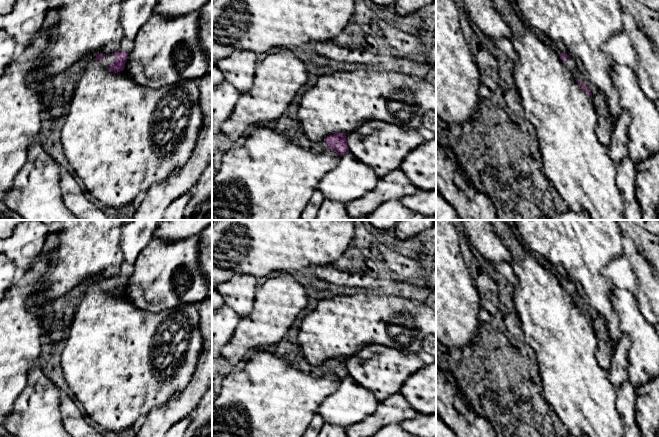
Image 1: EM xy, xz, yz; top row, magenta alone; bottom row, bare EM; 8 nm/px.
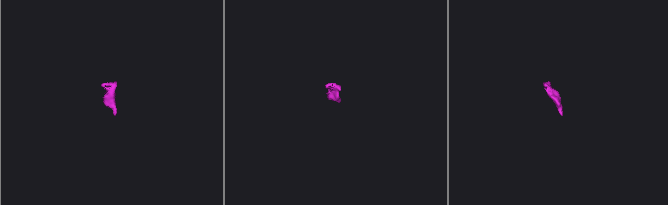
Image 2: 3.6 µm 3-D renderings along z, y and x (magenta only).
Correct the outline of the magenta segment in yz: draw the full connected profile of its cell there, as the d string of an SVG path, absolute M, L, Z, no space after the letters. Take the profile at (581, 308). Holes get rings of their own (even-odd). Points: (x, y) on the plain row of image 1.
M560 277L560 283L571 296L576 306L585 314L589 320L592 321L597 337L597 360L604 370L609 371L615 351L615 344L610 339L606 328L605 319L594 308L585 303L585 301L578 294L574 284L570 282L569 279Z

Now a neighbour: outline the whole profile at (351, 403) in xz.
M348 375L341 380L338 389L322 402L317 413L325 423L349 427L372 414L378 404L369 389Z

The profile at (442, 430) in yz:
M436 413L436 437L457 437Z

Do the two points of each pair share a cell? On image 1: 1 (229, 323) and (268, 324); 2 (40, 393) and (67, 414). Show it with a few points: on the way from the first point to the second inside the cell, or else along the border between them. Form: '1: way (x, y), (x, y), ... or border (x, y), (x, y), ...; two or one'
1: border (241, 318), (232, 337), (226, 344); two
2: border (59, 390), (59, 410), (61, 422), (64, 426); two

